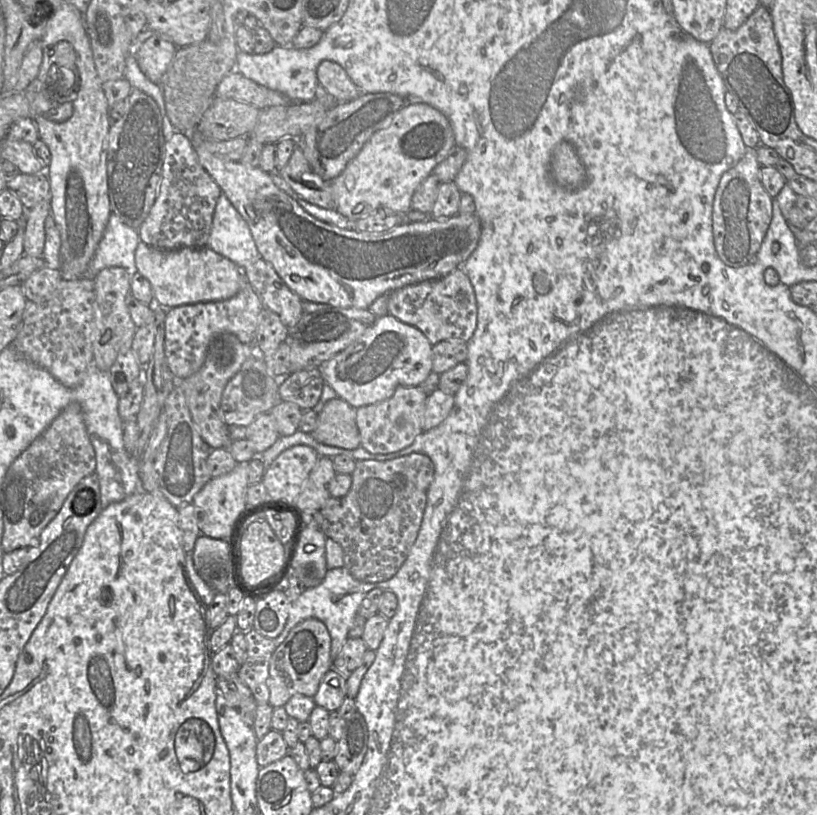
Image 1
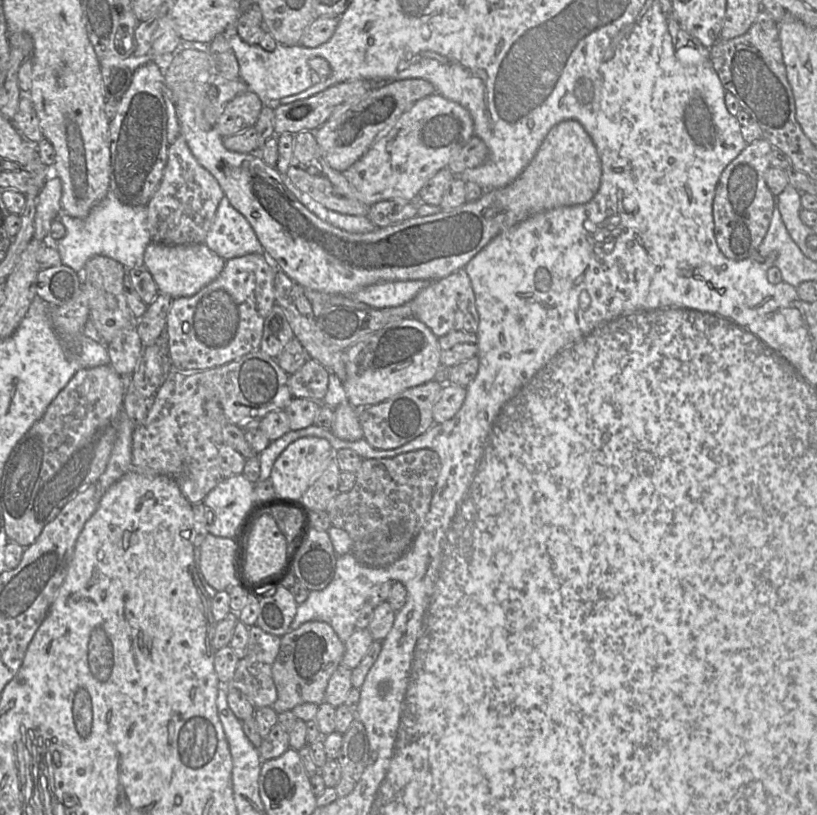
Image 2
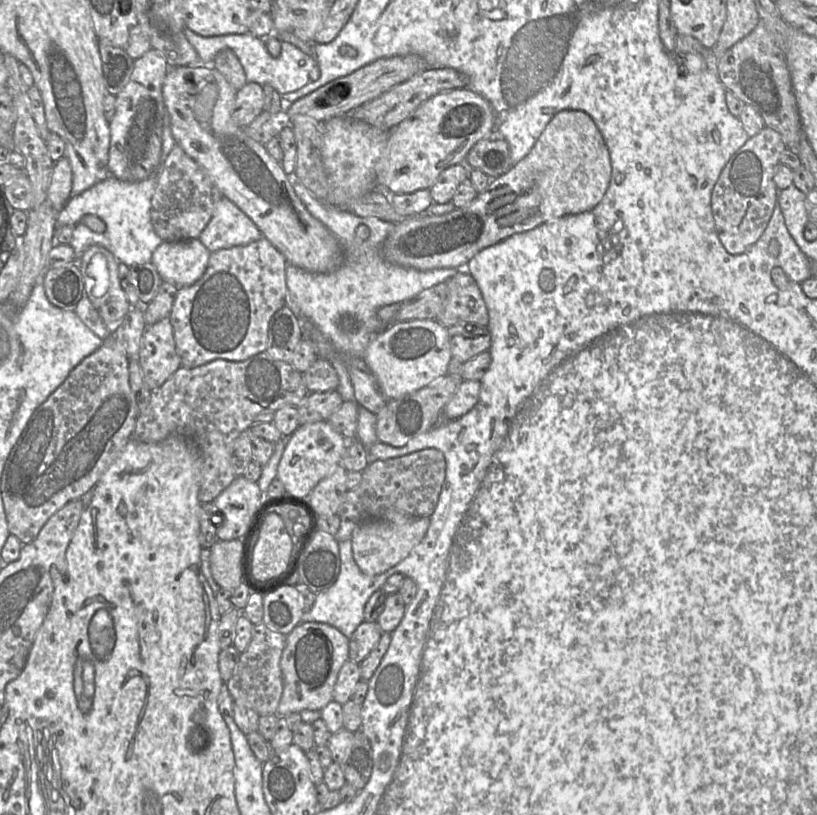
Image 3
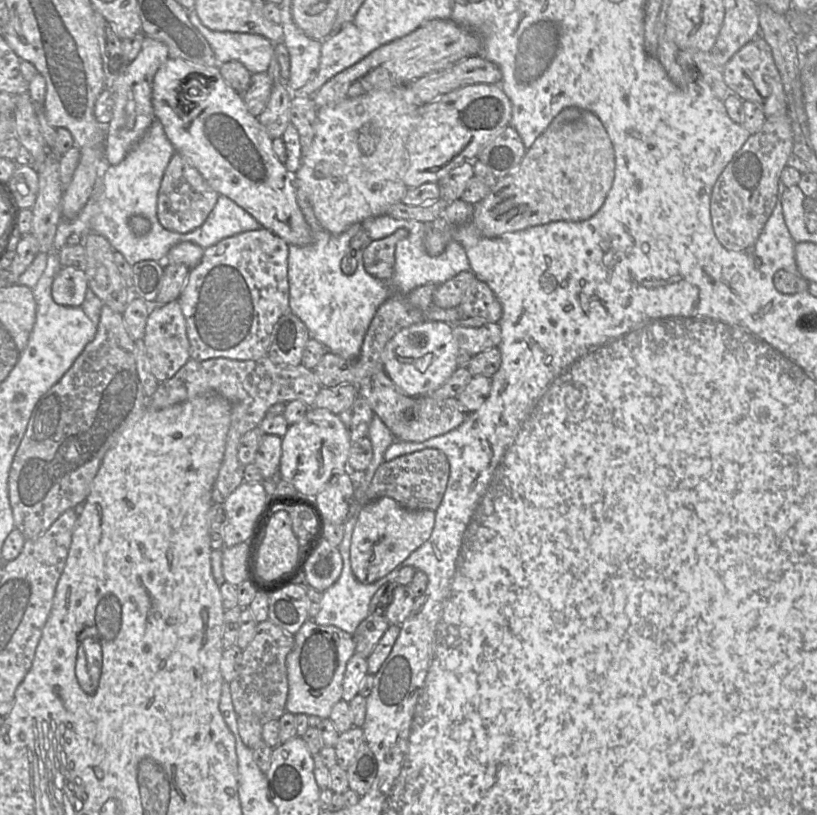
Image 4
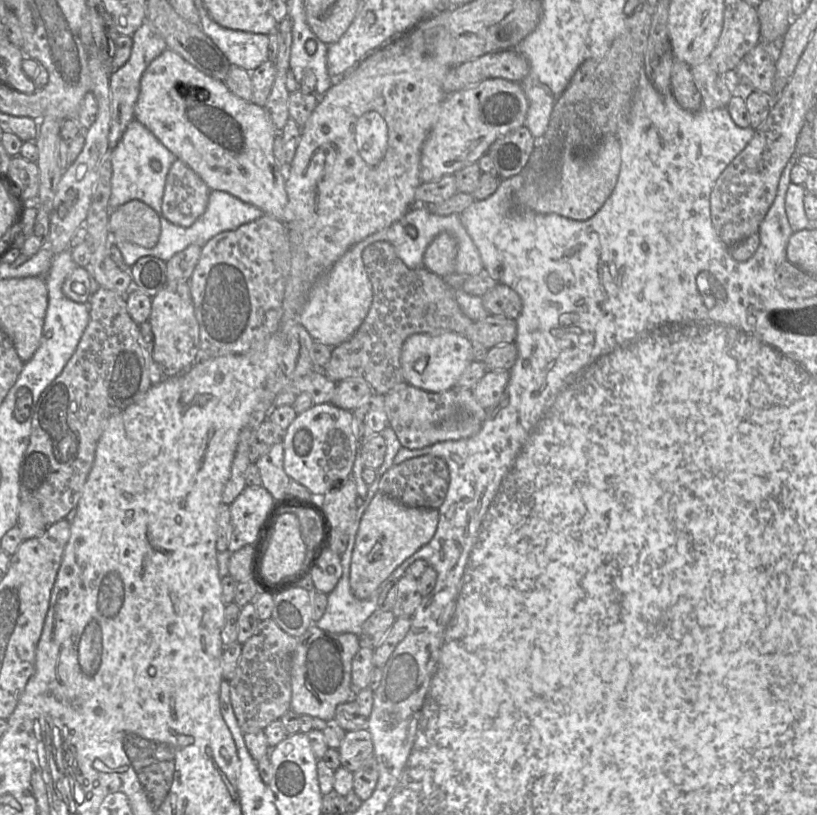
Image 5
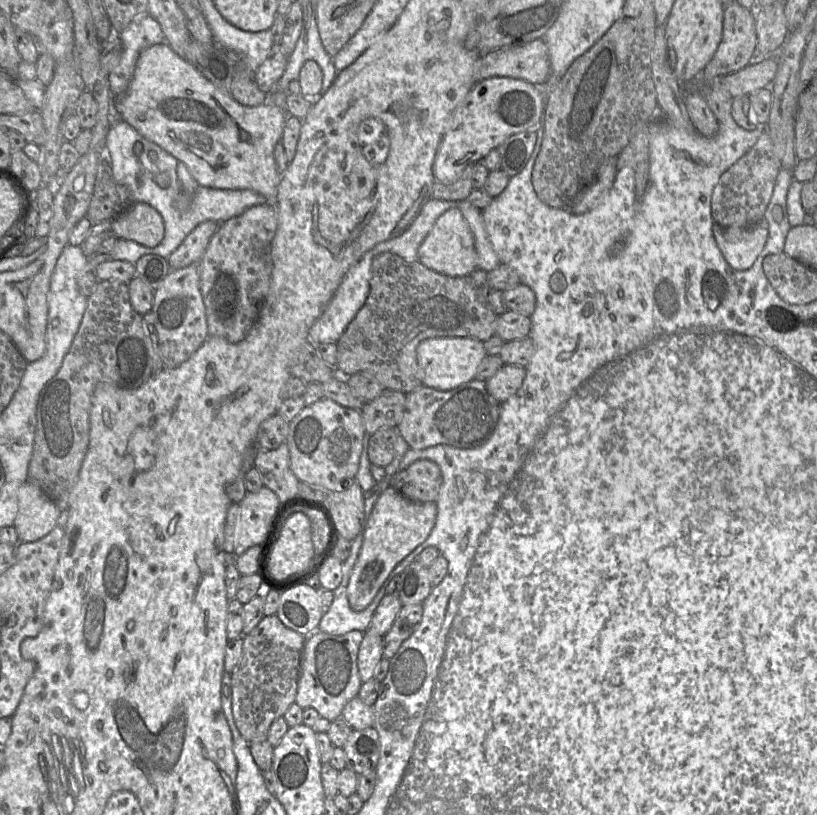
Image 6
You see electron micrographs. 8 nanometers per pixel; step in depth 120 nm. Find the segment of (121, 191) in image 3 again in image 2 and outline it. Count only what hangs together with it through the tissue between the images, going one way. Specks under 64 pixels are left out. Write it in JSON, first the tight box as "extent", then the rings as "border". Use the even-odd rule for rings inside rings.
{"extent":[55,192,152,275],"border":[[[111,192],[98,202],[86,218],[76,218],[66,213],[59,215],[59,221],[66,228],[66,235],[55,243],[63,265],[72,268],[79,275],[83,273],[84,266],[89,258],[94,255],[106,256],[114,259],[124,266],[126,270],[144,266],[144,252],[152,242],[147,224],[147,206],[129,206],[121,203]]]}

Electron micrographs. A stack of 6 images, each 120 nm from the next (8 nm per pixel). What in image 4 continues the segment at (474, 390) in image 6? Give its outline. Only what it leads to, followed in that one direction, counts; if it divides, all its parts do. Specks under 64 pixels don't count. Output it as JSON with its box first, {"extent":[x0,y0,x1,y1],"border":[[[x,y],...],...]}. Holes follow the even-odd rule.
{"extent":[358,371,468,442],"border":[[[380,371],[358,385],[359,395],[370,404],[374,413],[386,424],[395,440],[423,442],[459,427],[468,414],[456,397],[435,399],[429,395],[411,397]]]}

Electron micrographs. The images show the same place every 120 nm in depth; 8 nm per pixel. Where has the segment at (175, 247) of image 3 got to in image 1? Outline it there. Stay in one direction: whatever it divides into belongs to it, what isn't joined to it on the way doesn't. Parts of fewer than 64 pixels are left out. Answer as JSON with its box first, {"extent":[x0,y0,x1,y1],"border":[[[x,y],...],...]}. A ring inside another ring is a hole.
{"extent":[135,241,245,309],"border":[[[140,241],[135,251],[135,265],[152,286],[154,306],[166,309],[229,299],[240,291],[245,278],[241,268],[209,247],[161,250]]]}

